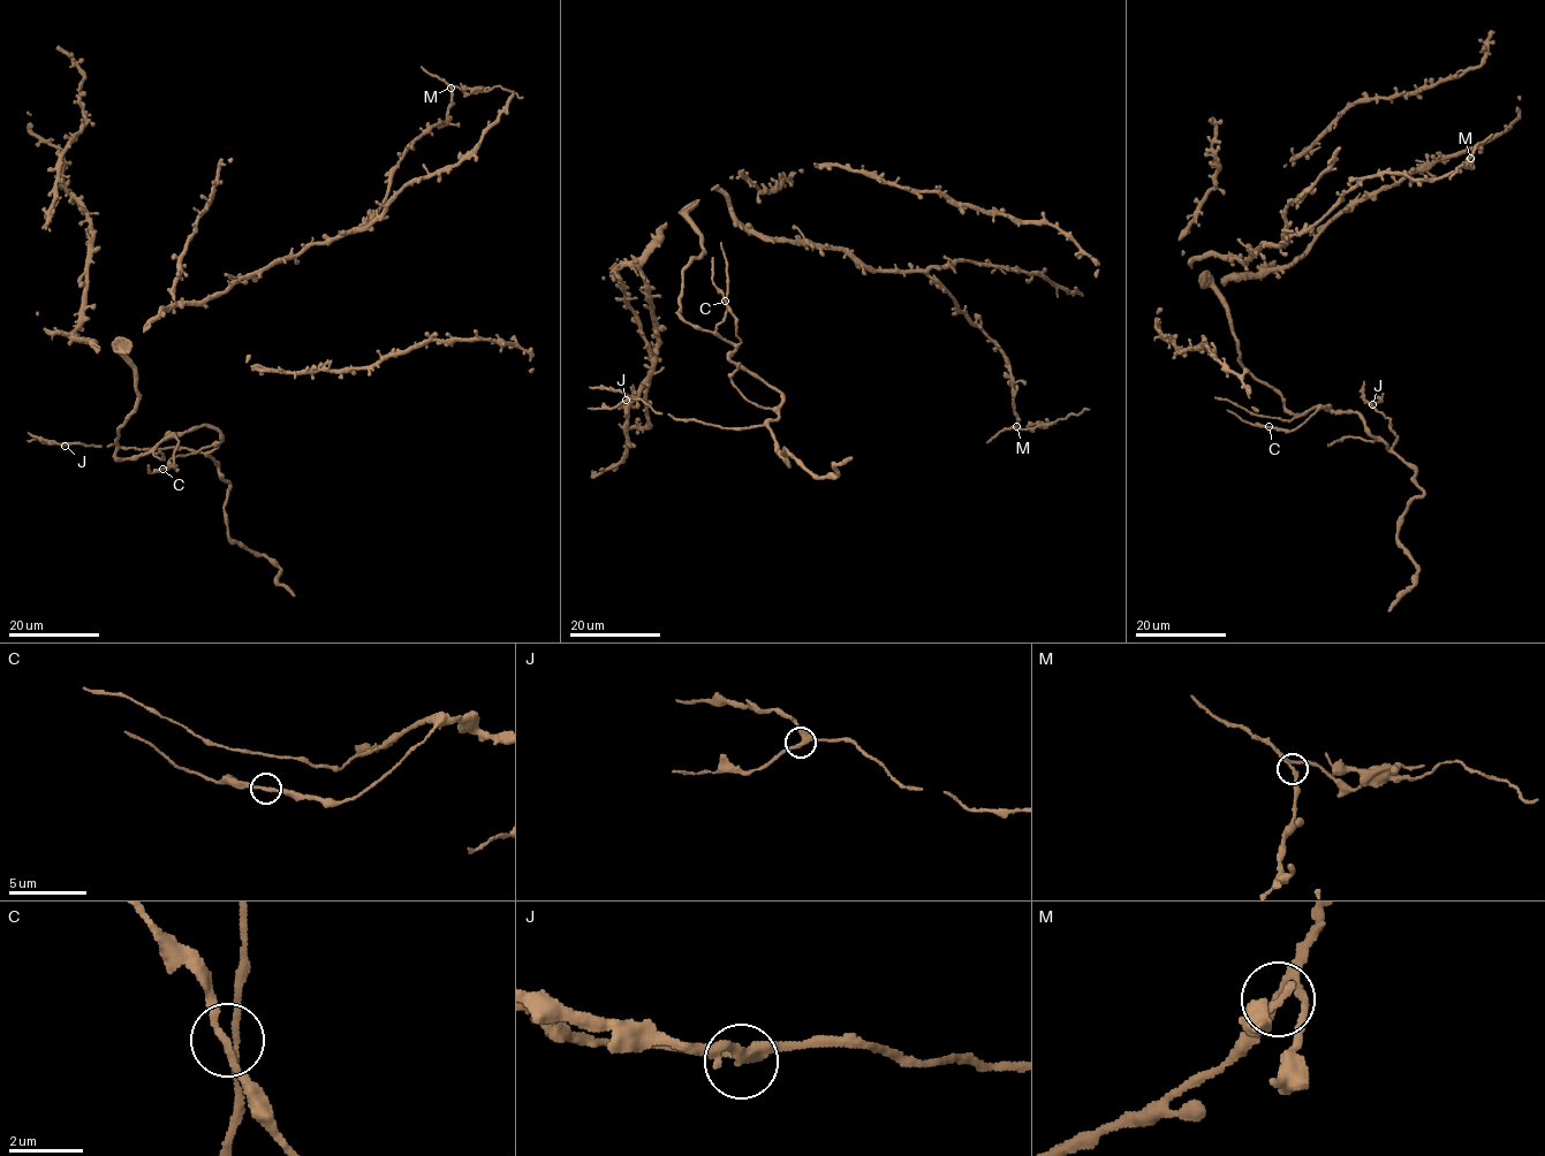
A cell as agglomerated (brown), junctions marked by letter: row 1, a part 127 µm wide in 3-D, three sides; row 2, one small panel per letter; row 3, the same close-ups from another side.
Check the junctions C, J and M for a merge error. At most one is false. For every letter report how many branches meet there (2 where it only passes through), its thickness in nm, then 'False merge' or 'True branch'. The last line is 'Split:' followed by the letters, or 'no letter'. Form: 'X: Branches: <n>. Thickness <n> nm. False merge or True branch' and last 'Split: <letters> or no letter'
C: Branches: 2. Thickness 180 nm. True branch
J: Branches: 3. Thickness 280 nm. True branch
M: Branches: 3. Thickness 160 nm. False merge
Split: M

